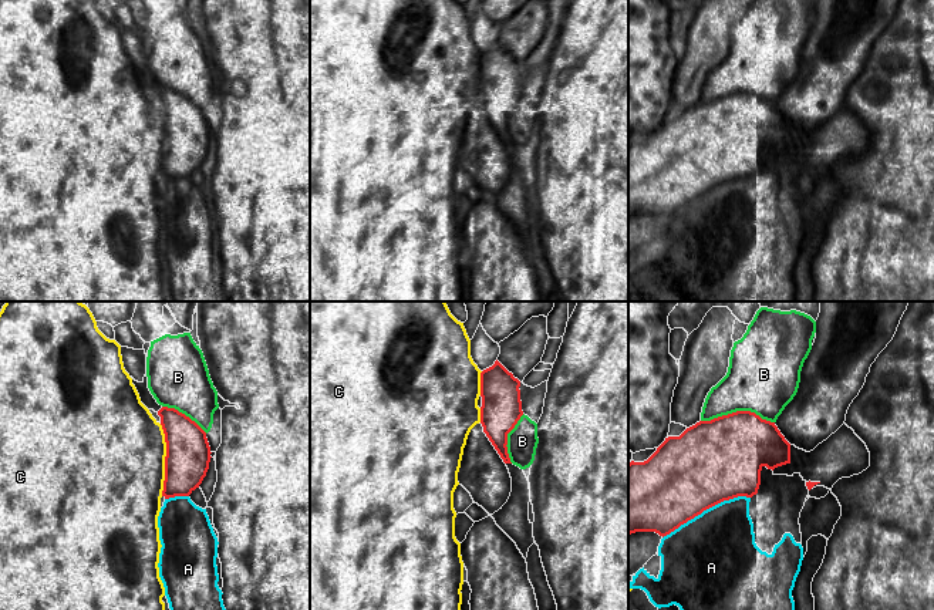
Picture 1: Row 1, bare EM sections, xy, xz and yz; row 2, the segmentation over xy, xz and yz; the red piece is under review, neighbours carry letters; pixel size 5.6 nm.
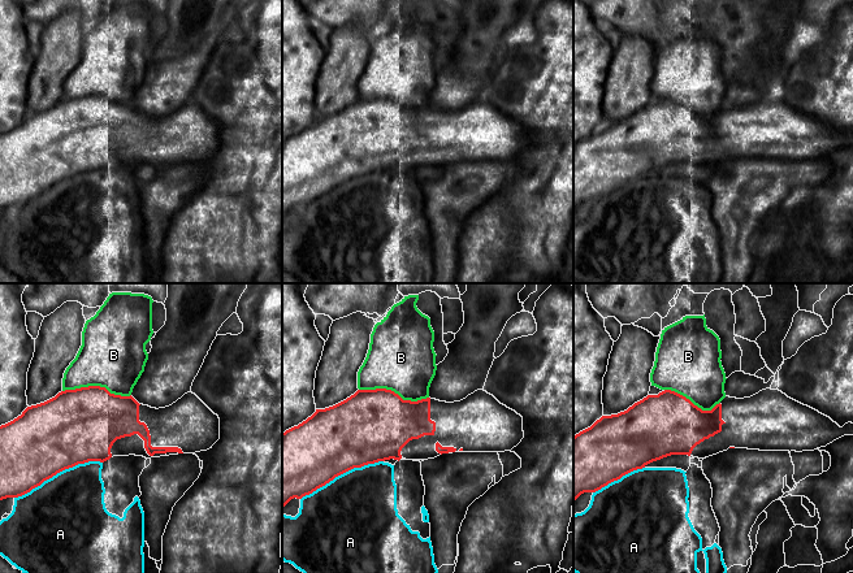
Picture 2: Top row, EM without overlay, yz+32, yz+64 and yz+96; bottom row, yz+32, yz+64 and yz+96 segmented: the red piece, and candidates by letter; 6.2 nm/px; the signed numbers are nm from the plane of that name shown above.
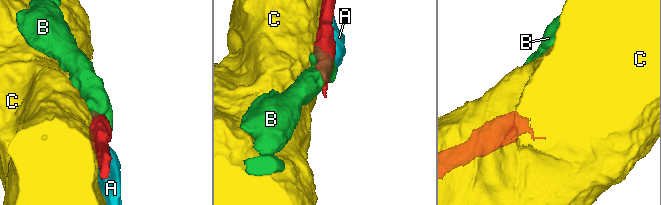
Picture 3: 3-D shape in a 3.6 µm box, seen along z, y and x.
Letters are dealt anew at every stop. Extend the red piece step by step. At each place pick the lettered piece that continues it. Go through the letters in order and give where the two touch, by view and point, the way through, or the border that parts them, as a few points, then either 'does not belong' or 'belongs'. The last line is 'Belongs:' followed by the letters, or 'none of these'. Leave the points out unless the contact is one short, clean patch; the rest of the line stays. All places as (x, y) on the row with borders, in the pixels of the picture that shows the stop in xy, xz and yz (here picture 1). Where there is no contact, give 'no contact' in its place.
A: yz (705, 509) | does not belong
B: yz (738, 411) | does not belong
C: xy (165, 459) | does not belong
Belongs: none of these

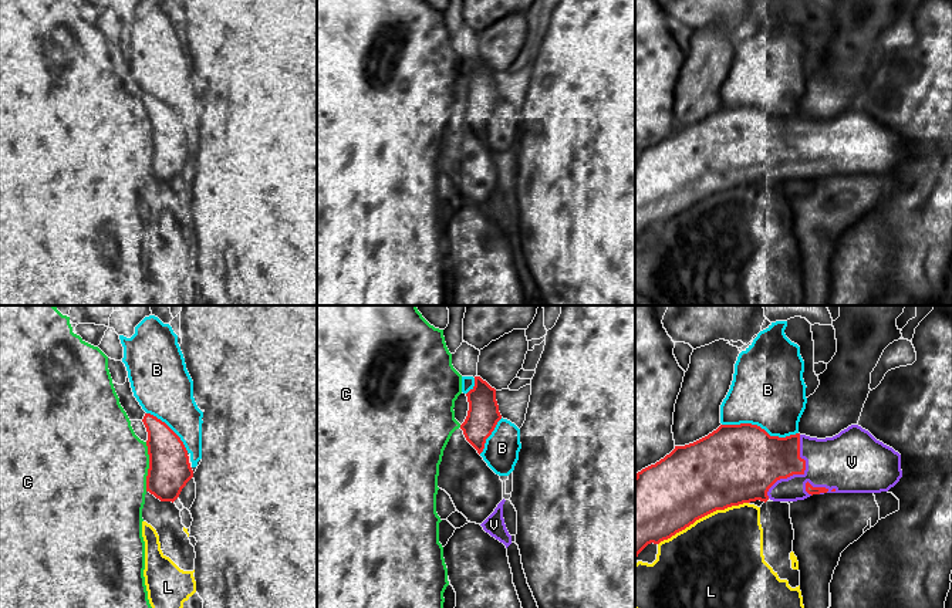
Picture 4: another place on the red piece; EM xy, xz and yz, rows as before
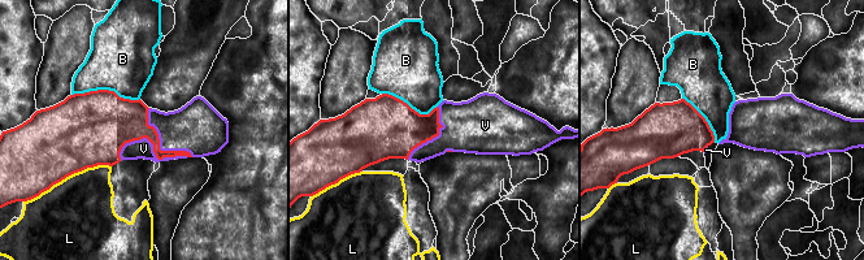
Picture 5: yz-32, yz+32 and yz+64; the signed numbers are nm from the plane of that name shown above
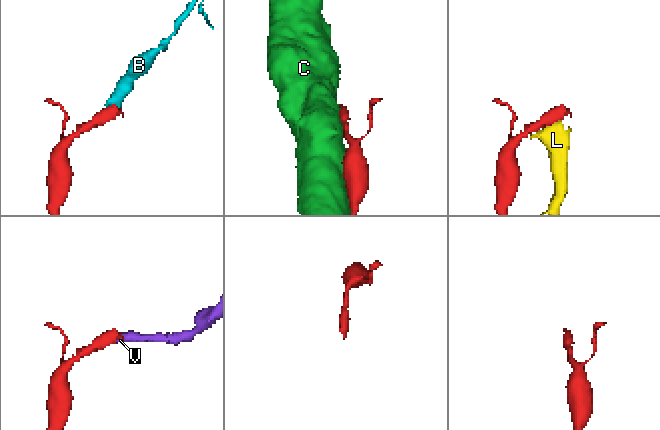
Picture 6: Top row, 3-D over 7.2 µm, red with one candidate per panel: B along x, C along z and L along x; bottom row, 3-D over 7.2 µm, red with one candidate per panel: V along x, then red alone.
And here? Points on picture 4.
B: yz (759, 426) | does not belong
C: xy (149, 466) | does not belong
L: yz (702, 516) | does not belong
V: yz (800, 473) | belongs
Belongs: V

